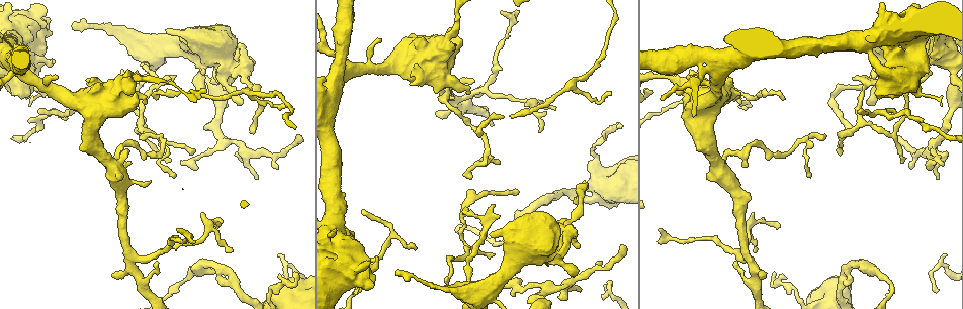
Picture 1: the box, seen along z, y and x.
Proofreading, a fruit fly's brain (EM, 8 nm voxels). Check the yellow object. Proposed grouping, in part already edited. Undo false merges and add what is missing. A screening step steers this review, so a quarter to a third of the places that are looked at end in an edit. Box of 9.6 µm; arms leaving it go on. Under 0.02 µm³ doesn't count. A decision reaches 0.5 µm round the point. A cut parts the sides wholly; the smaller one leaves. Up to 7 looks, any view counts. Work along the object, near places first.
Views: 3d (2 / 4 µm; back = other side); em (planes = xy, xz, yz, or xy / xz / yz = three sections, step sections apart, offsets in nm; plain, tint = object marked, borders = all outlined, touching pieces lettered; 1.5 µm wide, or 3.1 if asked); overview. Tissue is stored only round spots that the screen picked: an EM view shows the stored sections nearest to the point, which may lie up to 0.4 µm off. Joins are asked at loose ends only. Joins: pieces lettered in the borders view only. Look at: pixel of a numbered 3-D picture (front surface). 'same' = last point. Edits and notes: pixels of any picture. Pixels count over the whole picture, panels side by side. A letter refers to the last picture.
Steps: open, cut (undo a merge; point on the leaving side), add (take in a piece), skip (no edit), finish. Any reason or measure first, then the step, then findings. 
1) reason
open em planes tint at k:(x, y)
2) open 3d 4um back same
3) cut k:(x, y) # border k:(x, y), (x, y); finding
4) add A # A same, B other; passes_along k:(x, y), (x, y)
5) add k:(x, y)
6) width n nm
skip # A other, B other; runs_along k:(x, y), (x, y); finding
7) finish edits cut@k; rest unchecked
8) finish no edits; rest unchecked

tapers out
open 3d 4um at 1:(509, 115)

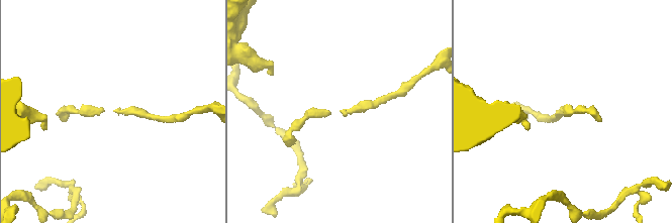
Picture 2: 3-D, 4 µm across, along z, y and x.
open em planes plain at 2:(342, 110)

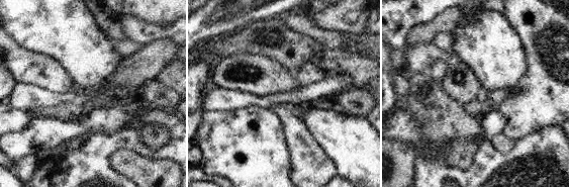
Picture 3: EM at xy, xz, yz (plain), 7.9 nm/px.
what lies round it
open em planes borders same

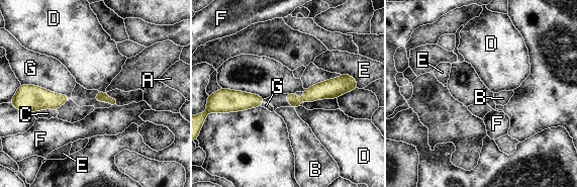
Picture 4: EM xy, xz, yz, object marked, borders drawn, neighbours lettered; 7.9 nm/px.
skip # A other, B other, C other, D other, E other, F other, G other; runs_along 4:(348, 84), (301, 100), (289, 98); none of them fits

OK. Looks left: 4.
branch stops here
open 3d 2um at 1:(474, 81)

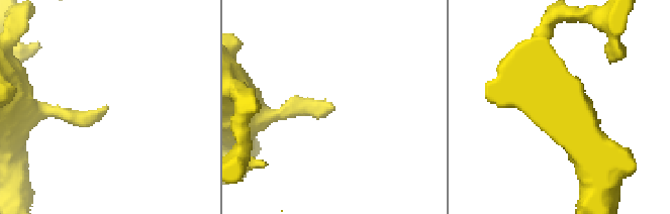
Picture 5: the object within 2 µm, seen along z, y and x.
open em planes borders at 5:(107, 107)

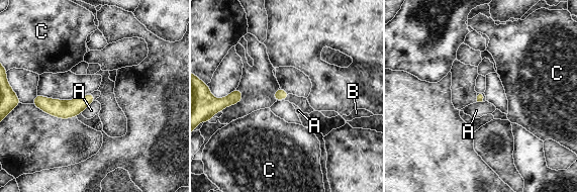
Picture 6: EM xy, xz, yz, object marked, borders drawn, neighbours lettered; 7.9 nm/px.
longest_contact A 140 nm
add B # A other, B same, C other; passes_along 6:(280, 93), (284, 98), (301, 102); the cell continues

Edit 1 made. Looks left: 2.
finish edits add@6; rest unchecked

